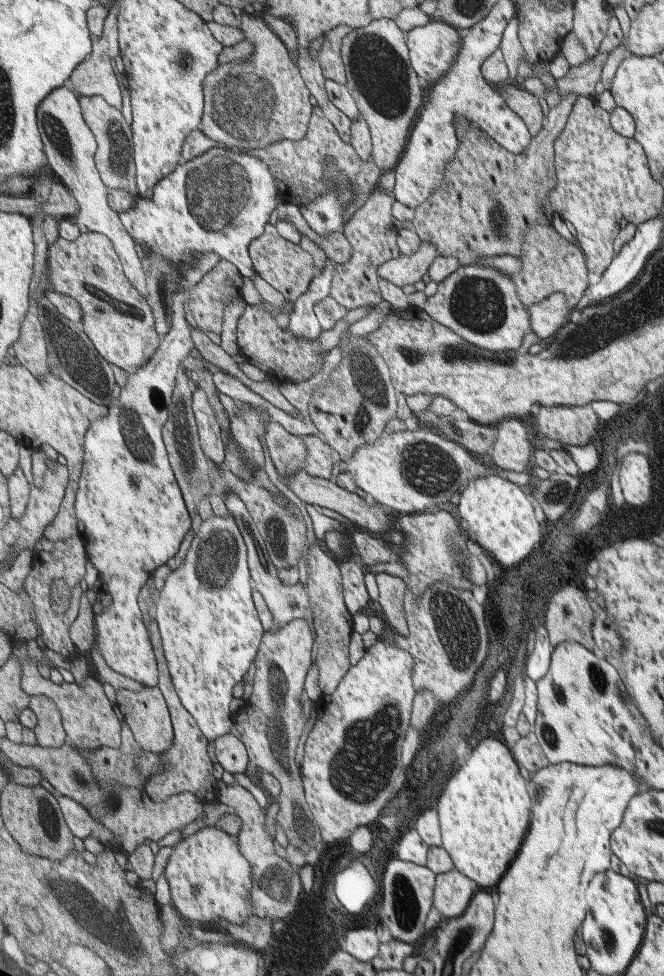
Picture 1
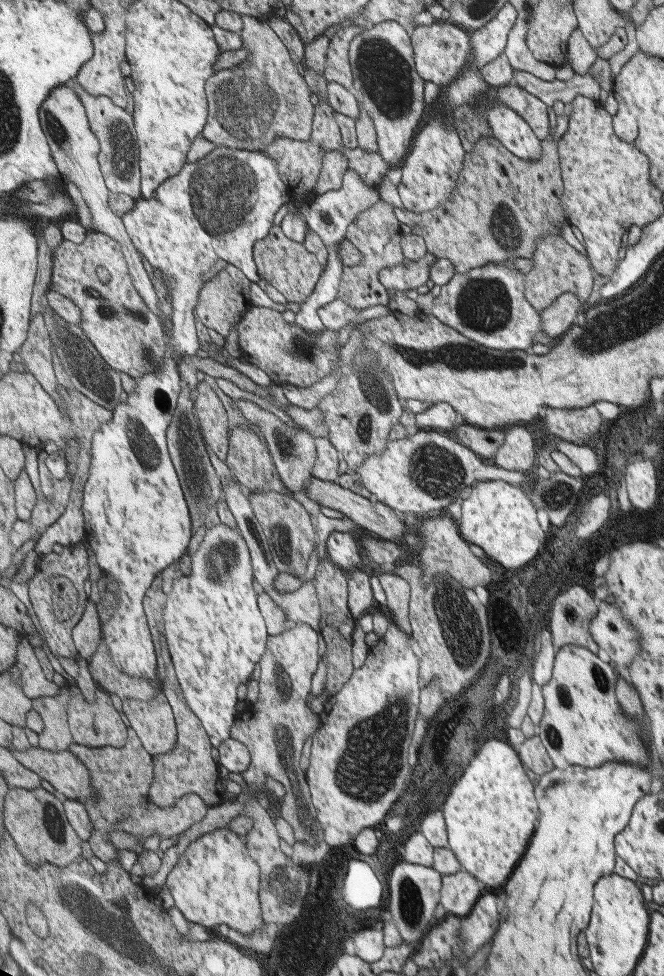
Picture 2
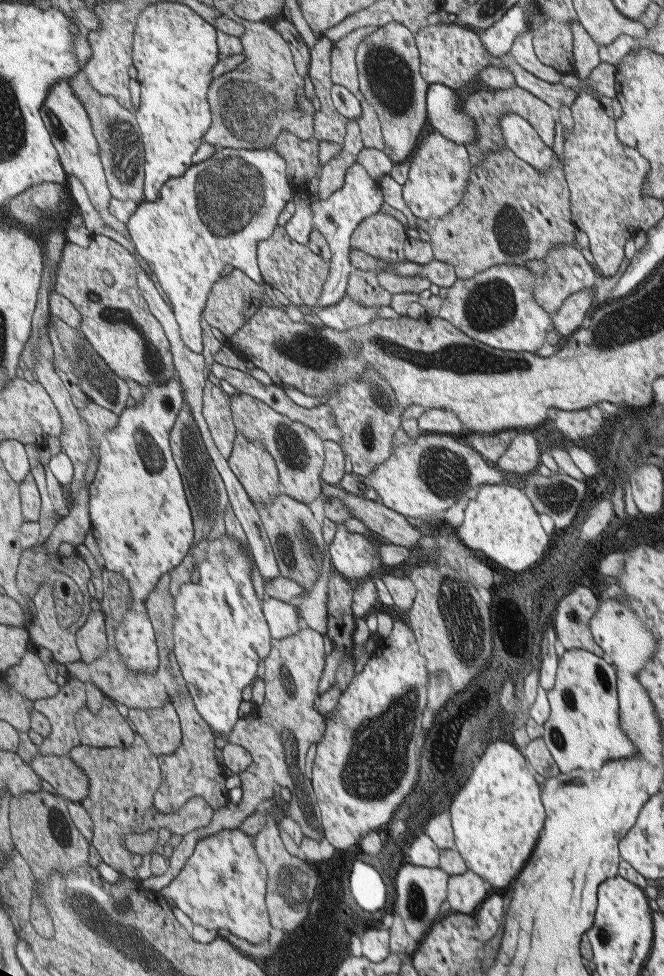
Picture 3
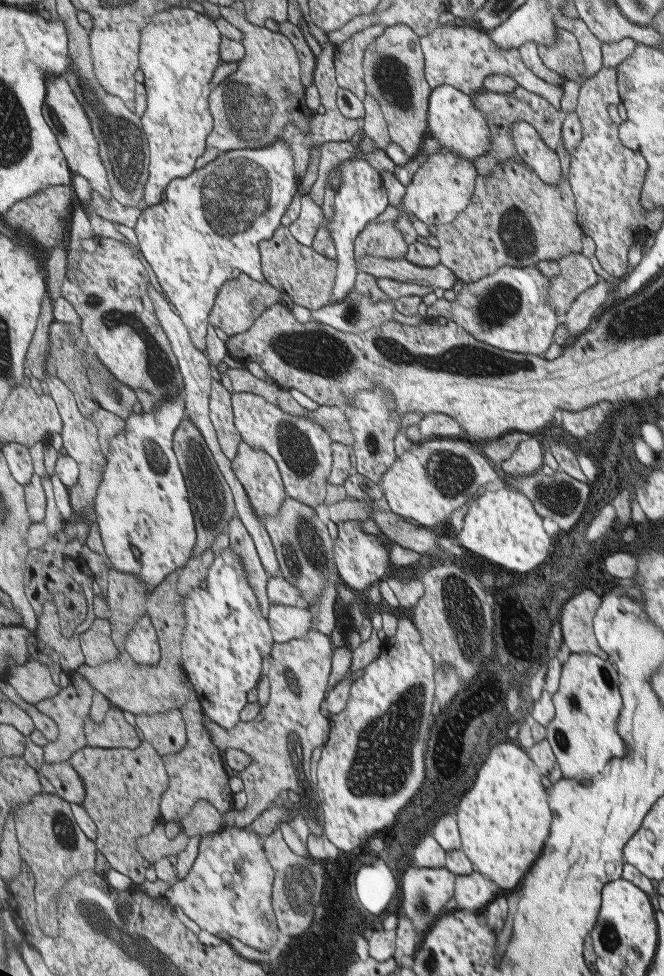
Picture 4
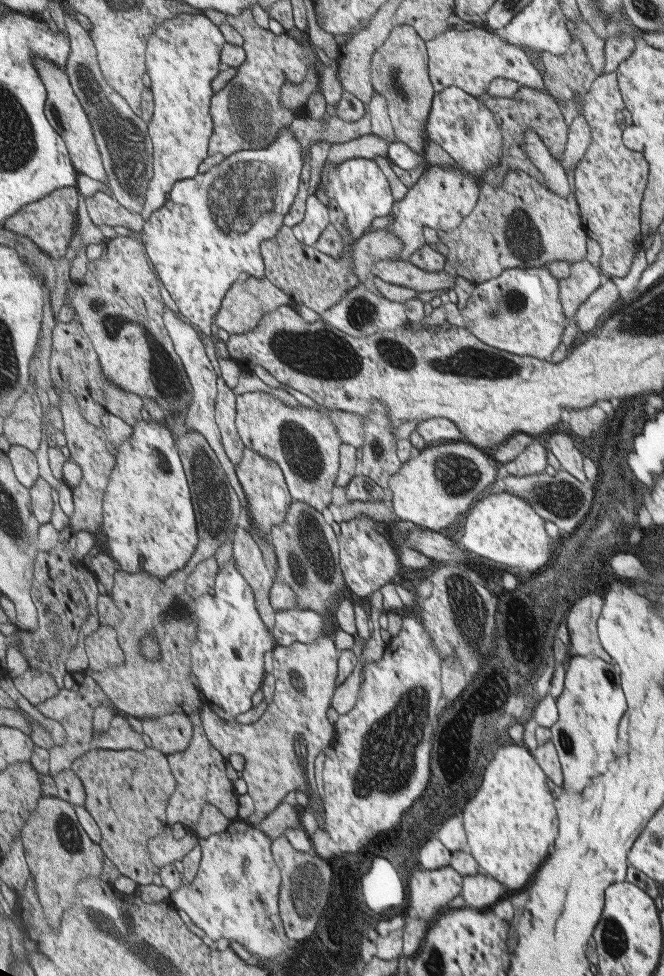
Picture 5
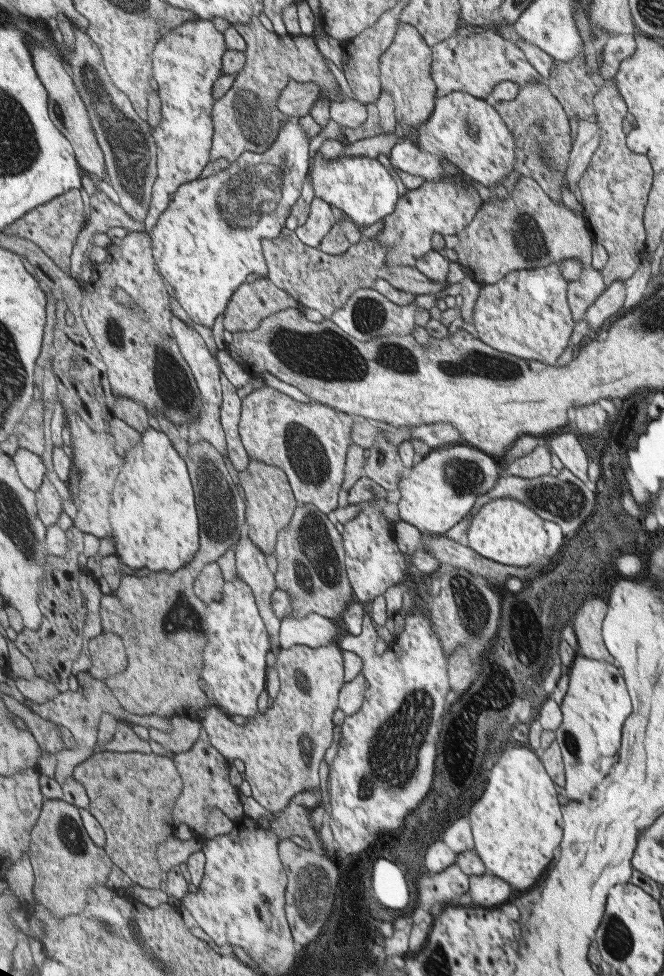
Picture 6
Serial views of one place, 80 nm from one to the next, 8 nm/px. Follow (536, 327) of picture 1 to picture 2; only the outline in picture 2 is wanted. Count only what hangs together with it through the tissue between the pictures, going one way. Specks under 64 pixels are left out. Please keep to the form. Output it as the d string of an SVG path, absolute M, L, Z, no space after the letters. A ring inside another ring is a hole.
M560 294L547 308L539 310L542 319L541 330L550 337L563 334L573 324L577 312L583 307L583 302L574 294Z

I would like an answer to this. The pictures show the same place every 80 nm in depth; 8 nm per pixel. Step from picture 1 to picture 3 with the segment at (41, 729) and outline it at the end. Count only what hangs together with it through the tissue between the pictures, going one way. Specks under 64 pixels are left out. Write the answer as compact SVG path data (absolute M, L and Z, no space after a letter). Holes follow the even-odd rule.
M71 678L65 686L60 687L60 691L55 697L39 699L34 701L34 708L45 715L51 724L51 733L44 739L39 746L39 753L45 756L51 754L55 756L69 756L75 744L76 739L75 726L76 714L82 709L87 708L87 688L79 678Z

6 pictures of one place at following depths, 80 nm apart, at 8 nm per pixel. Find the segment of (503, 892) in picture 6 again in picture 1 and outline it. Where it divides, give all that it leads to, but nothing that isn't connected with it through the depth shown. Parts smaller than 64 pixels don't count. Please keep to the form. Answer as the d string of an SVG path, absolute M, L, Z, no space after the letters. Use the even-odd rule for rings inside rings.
M456 868L437 875L434 907L442 916L453 918L466 913L468 906L482 886Z

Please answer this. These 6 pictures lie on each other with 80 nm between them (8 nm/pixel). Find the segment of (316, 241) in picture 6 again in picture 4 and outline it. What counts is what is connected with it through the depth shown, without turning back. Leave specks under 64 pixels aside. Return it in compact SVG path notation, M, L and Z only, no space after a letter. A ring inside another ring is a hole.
M308 193L308 195L303 196L302 211L299 218L289 226L289 229L301 244L313 246L316 234L323 227L323 218L325 218L325 214L323 214L321 206Z

